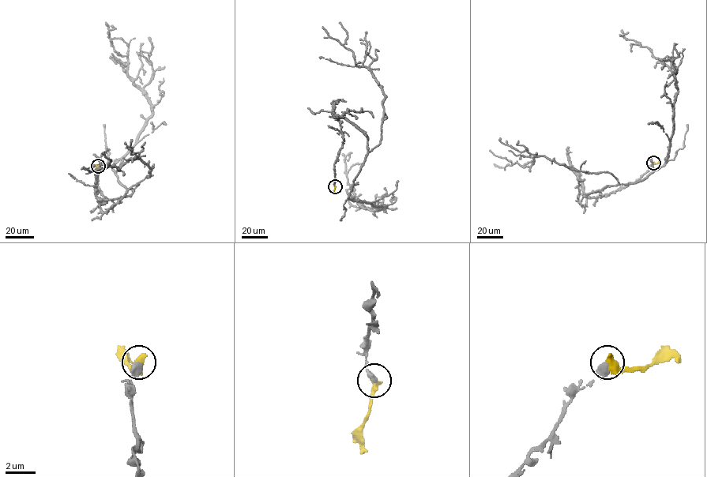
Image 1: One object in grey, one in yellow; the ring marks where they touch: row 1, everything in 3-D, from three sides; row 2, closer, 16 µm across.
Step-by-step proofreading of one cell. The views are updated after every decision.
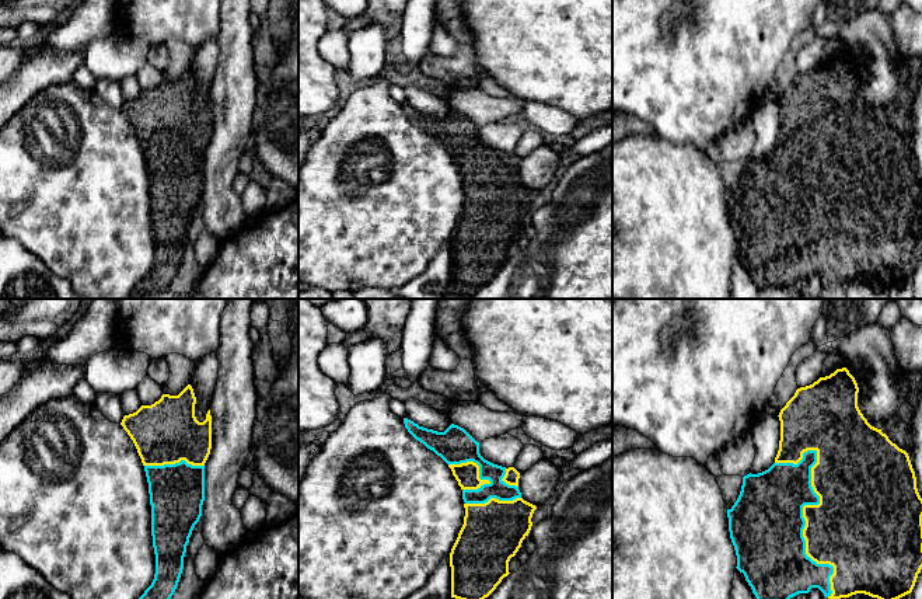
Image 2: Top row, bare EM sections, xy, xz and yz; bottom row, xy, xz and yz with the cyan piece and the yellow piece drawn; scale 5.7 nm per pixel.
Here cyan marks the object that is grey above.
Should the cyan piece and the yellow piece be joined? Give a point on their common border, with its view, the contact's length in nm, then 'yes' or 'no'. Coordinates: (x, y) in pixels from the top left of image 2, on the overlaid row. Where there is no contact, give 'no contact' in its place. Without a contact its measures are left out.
meets cyan in yz at (804, 521); contact 850 nm long; yes

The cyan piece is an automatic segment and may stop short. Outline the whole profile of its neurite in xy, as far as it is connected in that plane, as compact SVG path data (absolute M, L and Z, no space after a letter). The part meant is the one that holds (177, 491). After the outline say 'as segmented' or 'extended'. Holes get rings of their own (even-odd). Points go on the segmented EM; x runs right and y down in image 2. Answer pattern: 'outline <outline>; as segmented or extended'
outline M191 384L178 396L163 394L151 405L142 405L125 415L121 425L133 440L144 466L150 505L151 536L156 554L156 574L151 585L139 599L171 599L182 570L186 546L202 516L205 501L205 463L212 449L212 415L199 422L195 417L196 397Z; extended

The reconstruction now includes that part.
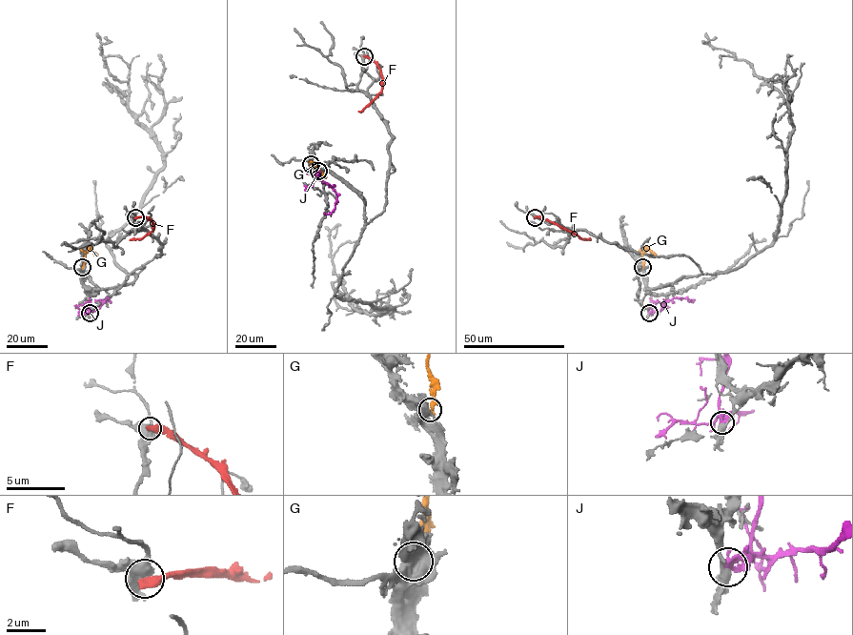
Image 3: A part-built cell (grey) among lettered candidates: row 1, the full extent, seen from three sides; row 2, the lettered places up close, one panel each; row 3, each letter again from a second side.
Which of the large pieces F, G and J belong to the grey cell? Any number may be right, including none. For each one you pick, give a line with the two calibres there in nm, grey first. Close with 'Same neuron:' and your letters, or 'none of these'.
Same neuron: none of these

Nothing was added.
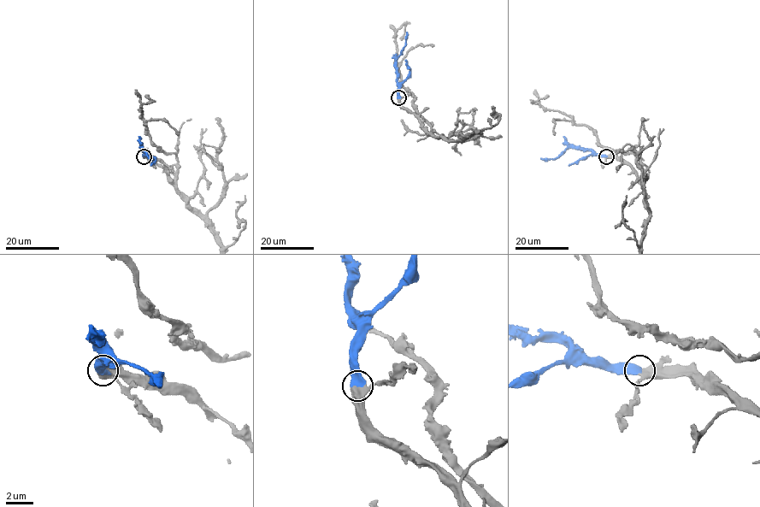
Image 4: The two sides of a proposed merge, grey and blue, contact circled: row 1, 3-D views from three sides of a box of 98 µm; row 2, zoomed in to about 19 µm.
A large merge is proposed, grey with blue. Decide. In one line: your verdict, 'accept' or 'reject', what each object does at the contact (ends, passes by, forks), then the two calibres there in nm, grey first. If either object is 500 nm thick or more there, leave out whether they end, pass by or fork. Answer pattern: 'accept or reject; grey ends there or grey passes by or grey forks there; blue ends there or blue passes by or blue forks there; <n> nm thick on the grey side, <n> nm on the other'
accept; 500 nm thick on the grey side, 550 nm on the other

